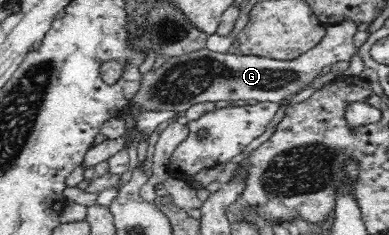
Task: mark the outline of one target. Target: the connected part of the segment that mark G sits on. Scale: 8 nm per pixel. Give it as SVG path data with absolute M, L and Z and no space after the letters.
M345 19L340 23L326 25L325 36L307 52L293 60L275 60L264 56L241 55L201 49L176 57L167 57L159 68L152 68L141 75L141 82L135 96L134 105L151 112L186 111L199 102L228 102L255 100L259 103L281 103L299 93L311 84L317 75L329 70L331 64L350 61L356 52L353 36L357 23Z

